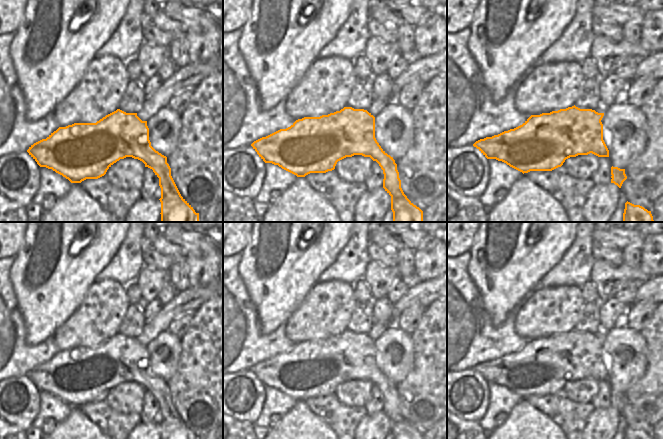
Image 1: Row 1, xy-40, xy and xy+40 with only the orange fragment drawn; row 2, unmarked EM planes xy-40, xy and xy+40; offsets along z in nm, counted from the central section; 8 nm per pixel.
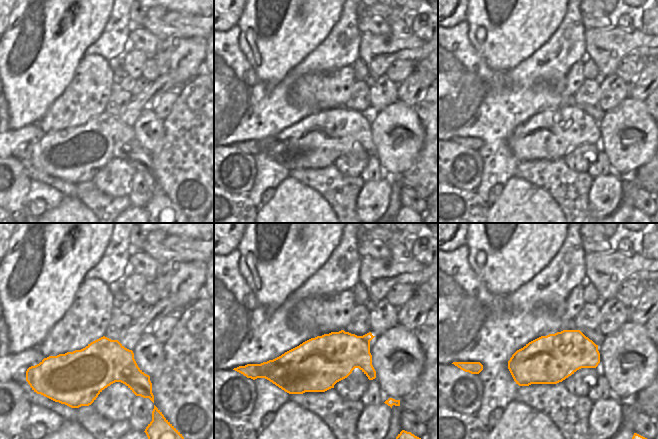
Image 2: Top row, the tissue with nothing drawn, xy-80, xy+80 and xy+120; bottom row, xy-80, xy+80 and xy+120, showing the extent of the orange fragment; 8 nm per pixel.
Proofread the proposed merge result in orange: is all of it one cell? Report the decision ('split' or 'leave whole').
split

